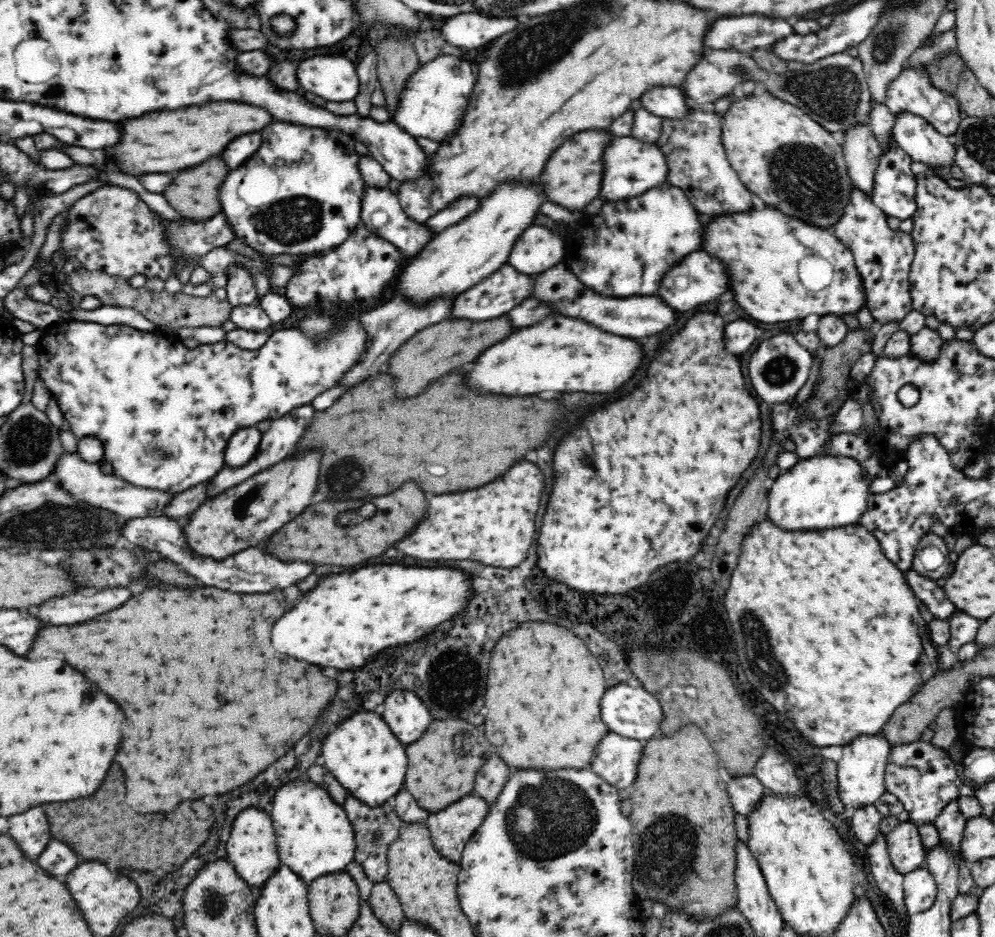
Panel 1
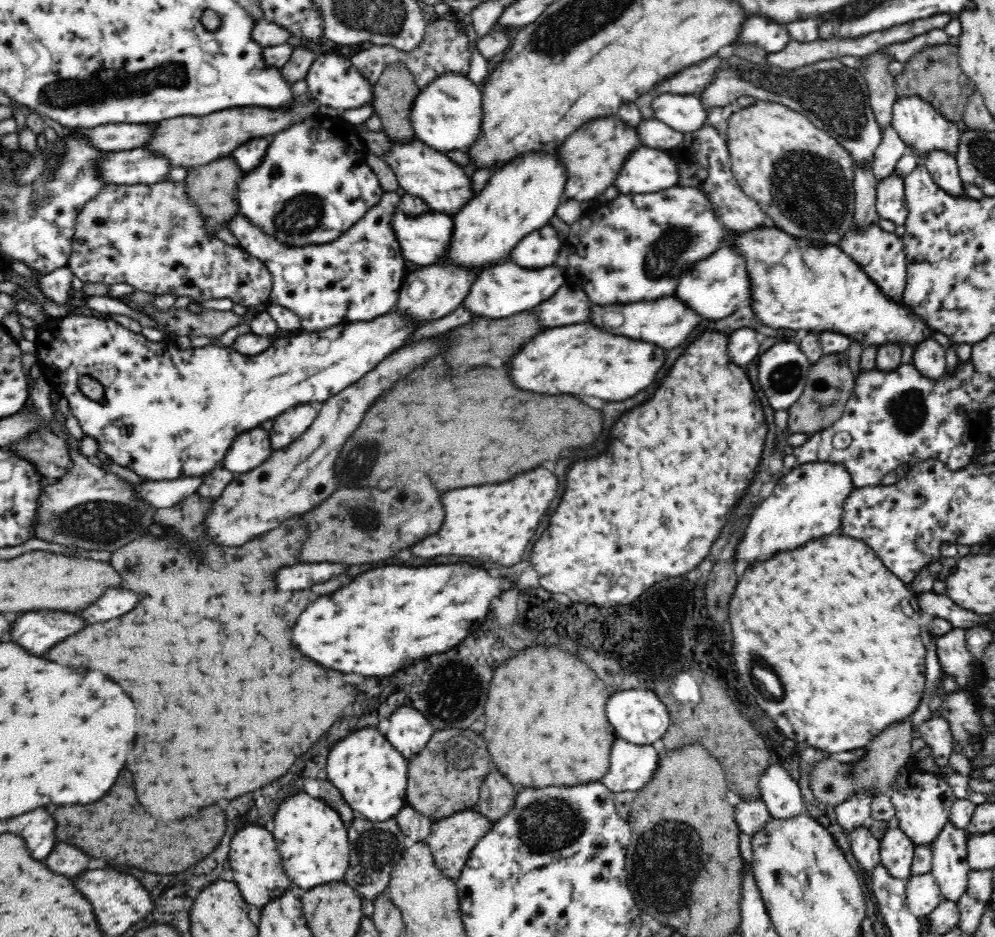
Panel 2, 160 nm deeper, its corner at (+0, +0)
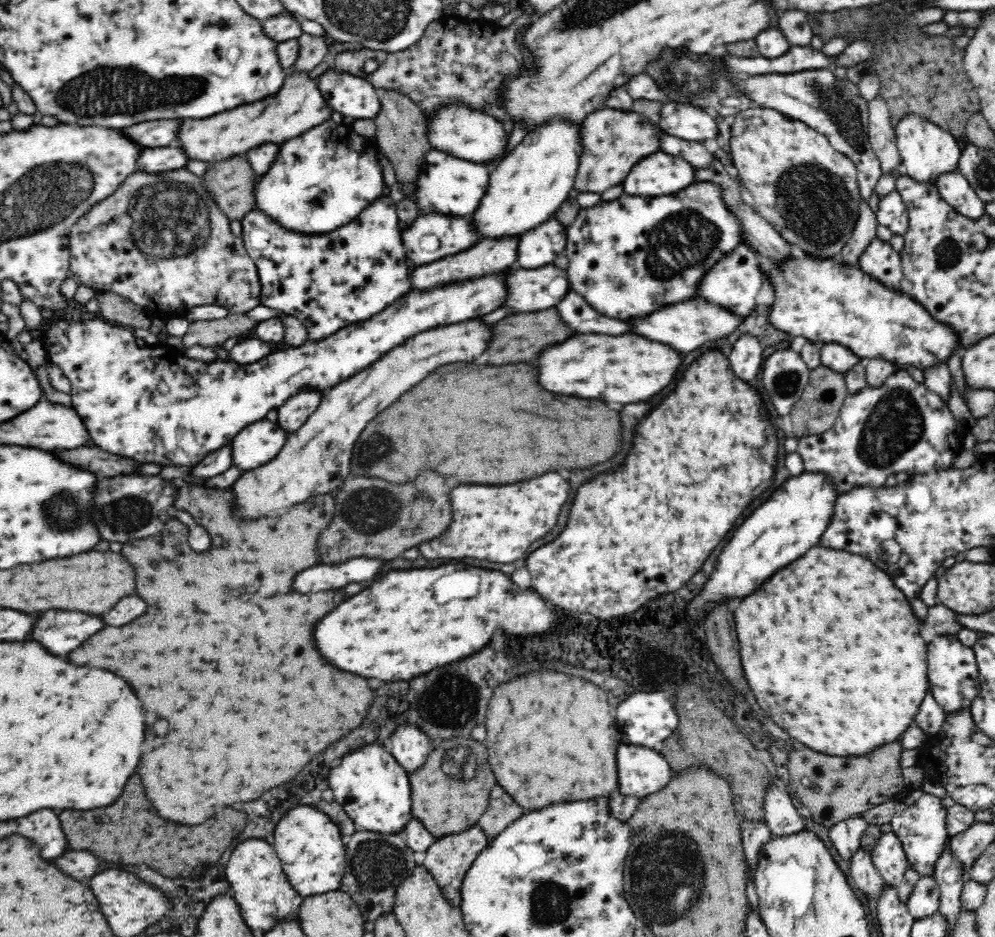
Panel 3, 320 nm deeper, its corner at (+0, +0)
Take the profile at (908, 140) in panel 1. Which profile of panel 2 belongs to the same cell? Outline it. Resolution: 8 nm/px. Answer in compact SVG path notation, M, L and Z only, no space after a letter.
M932 151L921 163L931 174L933 181L953 198L970 198L965 191L965 182L961 179L959 166L954 157L946 151Z

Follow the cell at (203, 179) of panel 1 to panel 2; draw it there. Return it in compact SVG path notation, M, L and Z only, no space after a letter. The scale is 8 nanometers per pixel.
M222 158L222 160L210 162L208 166L192 168L186 178L188 197L199 206L203 216L209 217L218 224L228 223L240 212L238 182L242 180L242 176L244 172L232 158Z

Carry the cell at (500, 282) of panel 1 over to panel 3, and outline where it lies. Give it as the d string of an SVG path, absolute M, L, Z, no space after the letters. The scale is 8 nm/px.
M554 264L538 270L512 269L508 276L510 298L505 306L515 313L533 313L558 306L570 292L568 275L564 269Z

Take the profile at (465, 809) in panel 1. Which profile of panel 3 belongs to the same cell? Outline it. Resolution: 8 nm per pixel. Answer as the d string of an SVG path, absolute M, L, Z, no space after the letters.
M476 824L468 830L464 830L464 832L440 837L428 847L426 857L421 866L426 867L428 873L436 879L436 885L440 887L440 892L444 895L444 899L452 907L460 906L461 886L465 874L473 865L474 859L488 846L488 843L486 835L484 835L482 829Z

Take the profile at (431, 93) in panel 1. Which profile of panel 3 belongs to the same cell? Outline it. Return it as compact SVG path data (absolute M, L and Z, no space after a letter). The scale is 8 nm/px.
M452 103L442 107L437 113L432 116L432 120L427 120L429 141L434 149L453 157L484 163L490 168L496 166L508 154L510 133L504 132L502 122L498 122L496 118L481 114L480 111L470 109L462 103Z

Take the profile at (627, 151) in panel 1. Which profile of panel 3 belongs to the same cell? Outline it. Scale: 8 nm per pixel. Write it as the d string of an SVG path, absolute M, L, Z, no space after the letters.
M664 152L640 160L624 180L626 194L632 196L670 196L694 182L694 168Z

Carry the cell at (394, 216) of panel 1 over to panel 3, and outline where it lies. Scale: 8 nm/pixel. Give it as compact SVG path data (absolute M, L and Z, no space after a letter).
M422 212L413 224L401 231L407 258L417 266L427 265L448 255L472 248L481 238L475 222L470 217Z

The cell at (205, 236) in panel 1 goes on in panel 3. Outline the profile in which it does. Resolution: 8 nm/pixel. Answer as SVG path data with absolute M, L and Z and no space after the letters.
M381 196L371 202L368 208L361 210L352 222L324 234L304 234L284 228L257 208L246 214L241 222L241 237L258 271L260 304L296 317L304 323L312 340L324 340L345 326L372 318L413 289L397 217L397 204L390 196Z

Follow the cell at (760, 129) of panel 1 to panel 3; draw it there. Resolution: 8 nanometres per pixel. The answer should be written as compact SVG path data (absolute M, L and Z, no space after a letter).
M749 108L735 117L729 154L742 184L754 198L756 212L776 226L784 240L798 246L808 256L832 259L850 240L861 207L857 170L852 159L836 151L830 141L816 130L793 121L776 109Z

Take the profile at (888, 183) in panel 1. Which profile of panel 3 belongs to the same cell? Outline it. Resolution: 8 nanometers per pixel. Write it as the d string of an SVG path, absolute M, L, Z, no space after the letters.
M897 191L890 192L879 202L877 222L892 231L893 235L904 236L908 230L909 212Z

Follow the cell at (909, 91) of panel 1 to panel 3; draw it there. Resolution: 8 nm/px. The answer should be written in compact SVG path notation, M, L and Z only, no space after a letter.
M910 113L910 116L902 118L896 126L895 136L903 173L910 179L924 185L935 185L943 174L956 172L962 150L958 147L956 139L935 123L927 122L922 117Z

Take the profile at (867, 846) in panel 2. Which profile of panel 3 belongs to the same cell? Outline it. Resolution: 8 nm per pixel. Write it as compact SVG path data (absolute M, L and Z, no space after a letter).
M861 847L851 858L850 876L858 890L866 895L868 900L878 900L883 893L884 879L880 877L878 869L874 868L874 863L870 858L870 852L865 852Z

